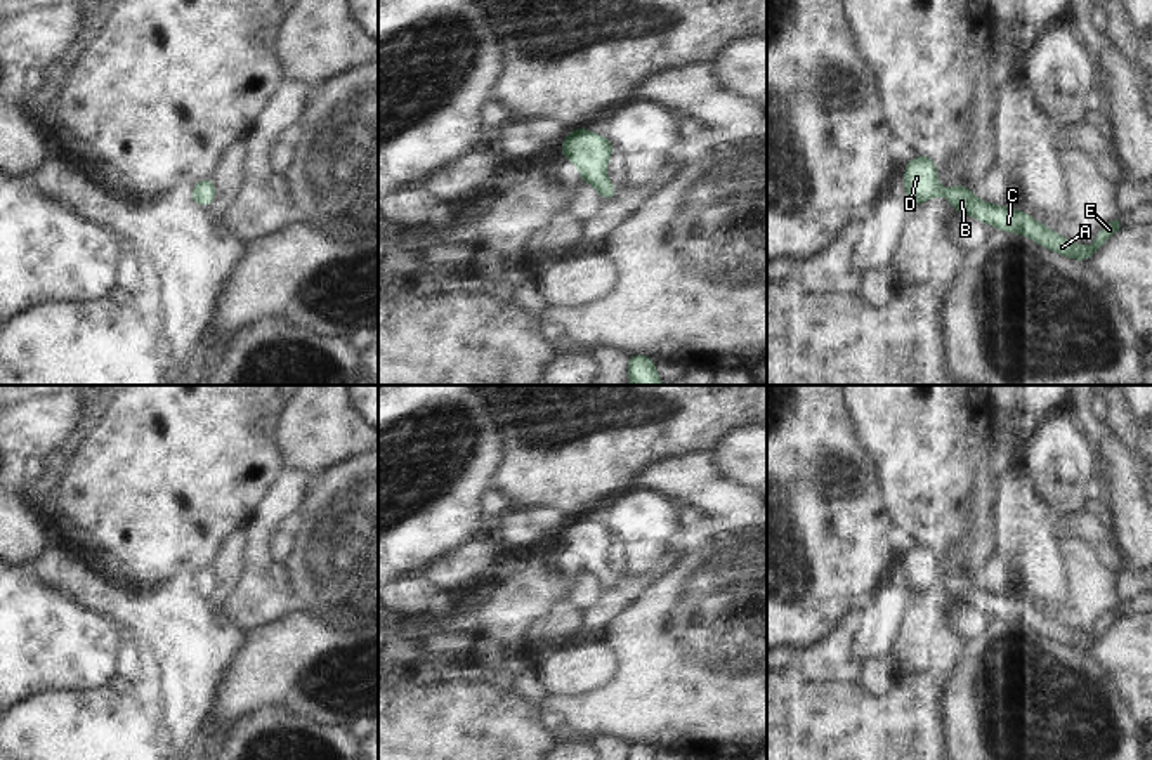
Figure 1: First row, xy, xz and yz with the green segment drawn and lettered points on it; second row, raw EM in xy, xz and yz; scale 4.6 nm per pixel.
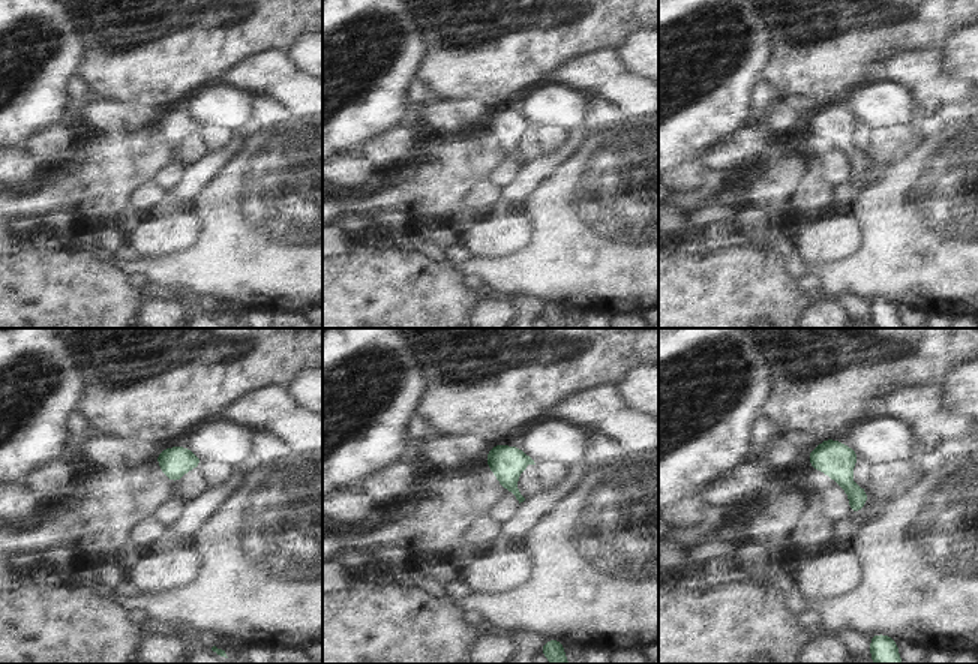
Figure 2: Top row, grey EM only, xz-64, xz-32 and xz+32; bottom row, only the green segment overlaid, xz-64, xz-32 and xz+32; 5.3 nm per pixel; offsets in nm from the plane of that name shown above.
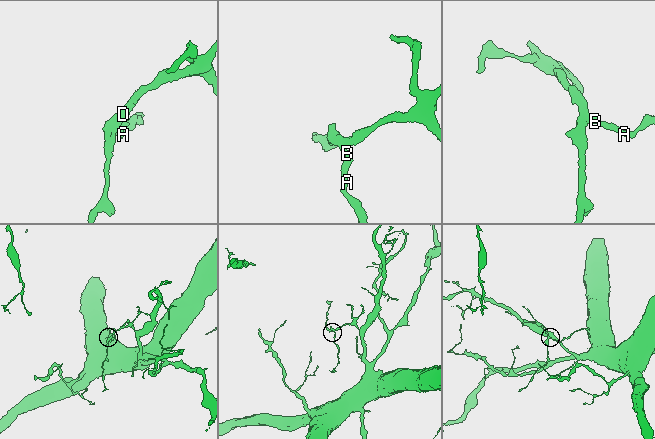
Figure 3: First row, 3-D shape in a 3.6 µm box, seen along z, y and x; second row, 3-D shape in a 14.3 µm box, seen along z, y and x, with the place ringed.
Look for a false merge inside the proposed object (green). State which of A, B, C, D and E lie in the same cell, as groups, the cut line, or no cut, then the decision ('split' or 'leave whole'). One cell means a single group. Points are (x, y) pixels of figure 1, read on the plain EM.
A B C D E; no cut; leave whole

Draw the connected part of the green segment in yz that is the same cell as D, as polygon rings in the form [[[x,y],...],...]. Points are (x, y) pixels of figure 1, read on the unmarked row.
[[[916,543],[904,554],[904,578],[911,597],[932,586],[944,585],[952,599],[972,604],[975,609],[985,611],[1003,621],[1025,623],[1032,632],[1072,649],[1090,651],[1090,647],[1121,618],[1116,607],[1096,621],[1090,637],[1070,632],[1020,597],[1011,599],[1005,593],[989,593],[975,586],[966,573],[958,573],[944,580],[939,573],[939,559],[933,547],[923,543]]]

